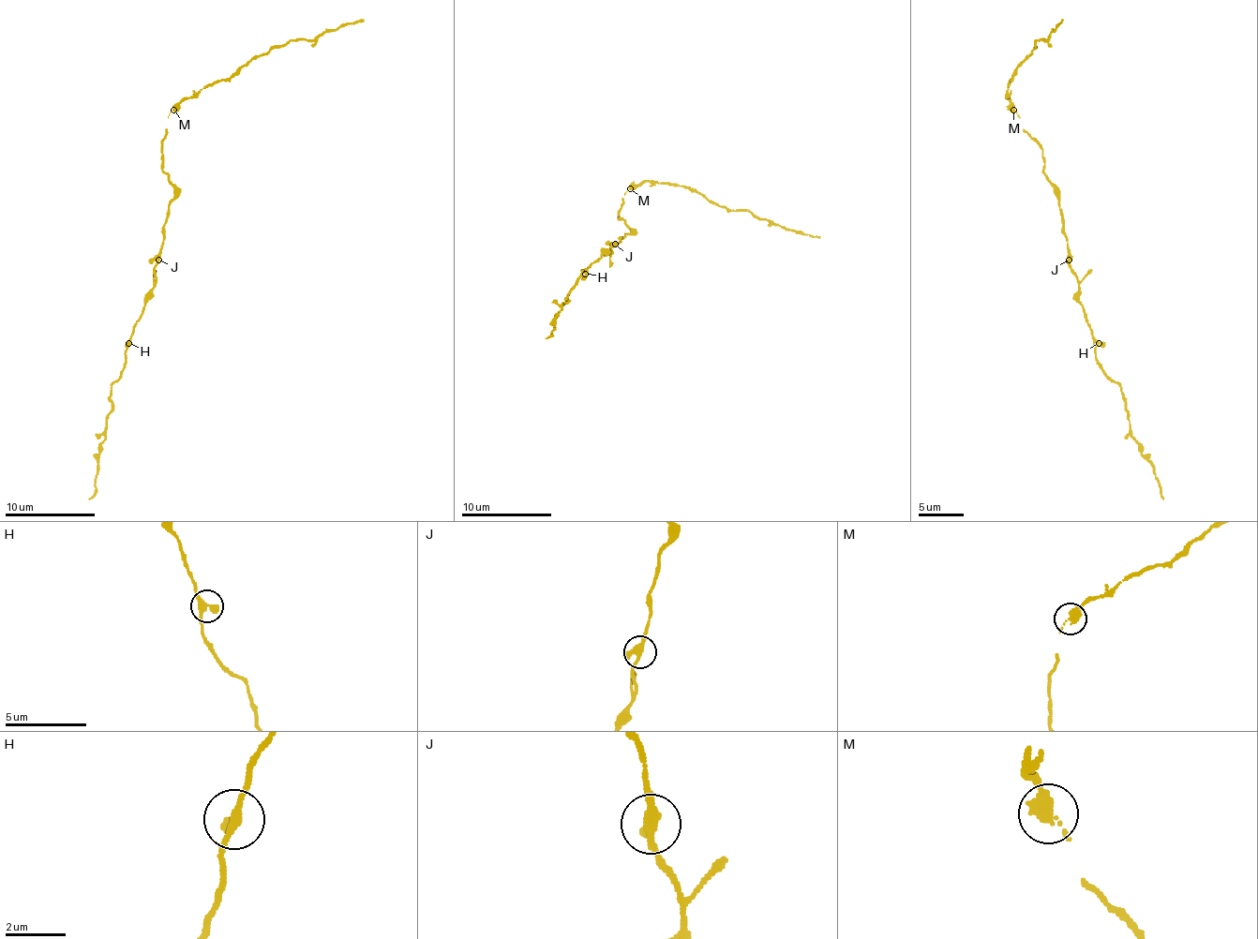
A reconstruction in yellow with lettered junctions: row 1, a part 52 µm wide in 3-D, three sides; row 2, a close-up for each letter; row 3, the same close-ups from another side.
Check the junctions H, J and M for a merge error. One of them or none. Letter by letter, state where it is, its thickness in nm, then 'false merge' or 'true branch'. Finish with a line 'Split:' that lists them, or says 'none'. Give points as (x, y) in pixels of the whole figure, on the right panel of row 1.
H: (1099, 343) | 360 nm | true branch
J: (1069, 260) | 360 nm | true branch
M: (1013, 110) | 360 nm | false merge
Split: M

